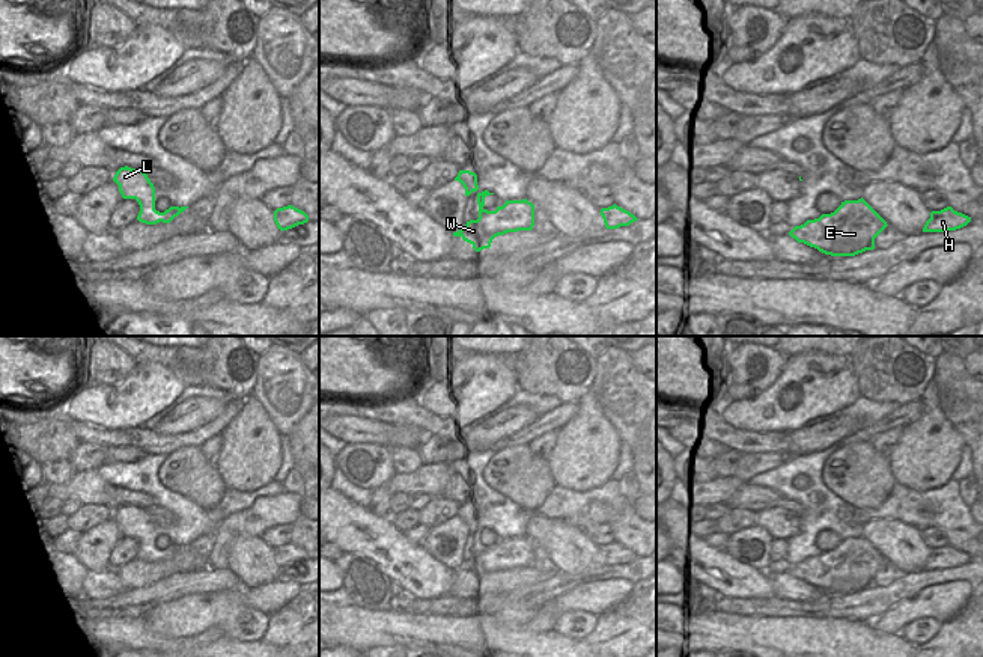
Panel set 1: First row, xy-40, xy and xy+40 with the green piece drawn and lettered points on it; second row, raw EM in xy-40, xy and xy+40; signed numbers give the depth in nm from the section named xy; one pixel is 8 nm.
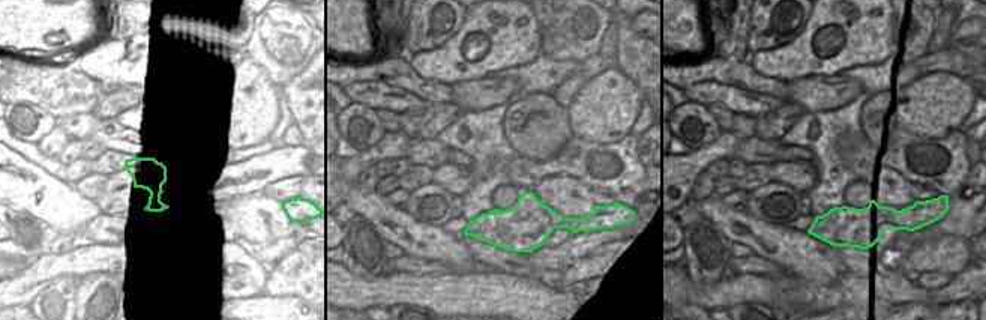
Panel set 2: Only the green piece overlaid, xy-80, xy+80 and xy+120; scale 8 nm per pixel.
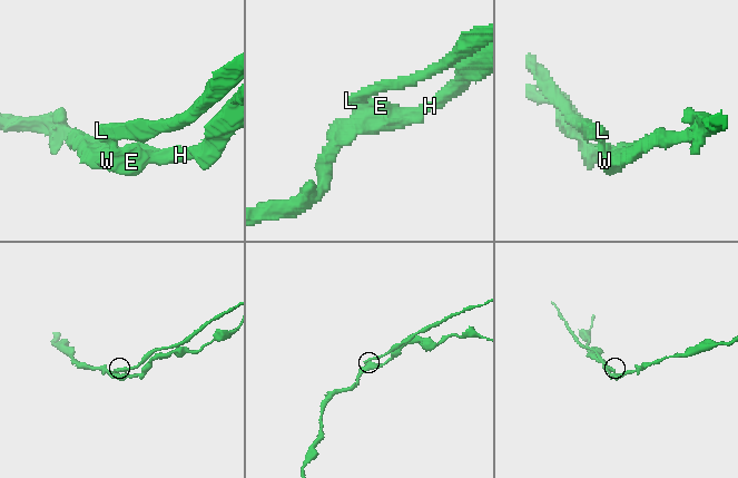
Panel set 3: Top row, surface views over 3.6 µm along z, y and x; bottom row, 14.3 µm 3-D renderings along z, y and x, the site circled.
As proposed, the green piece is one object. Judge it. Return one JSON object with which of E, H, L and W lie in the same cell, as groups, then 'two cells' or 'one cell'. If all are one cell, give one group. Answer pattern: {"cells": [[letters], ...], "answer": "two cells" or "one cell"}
{"cells": [["E", "H", "W"], ["L"]], "answer": "two cells"}

